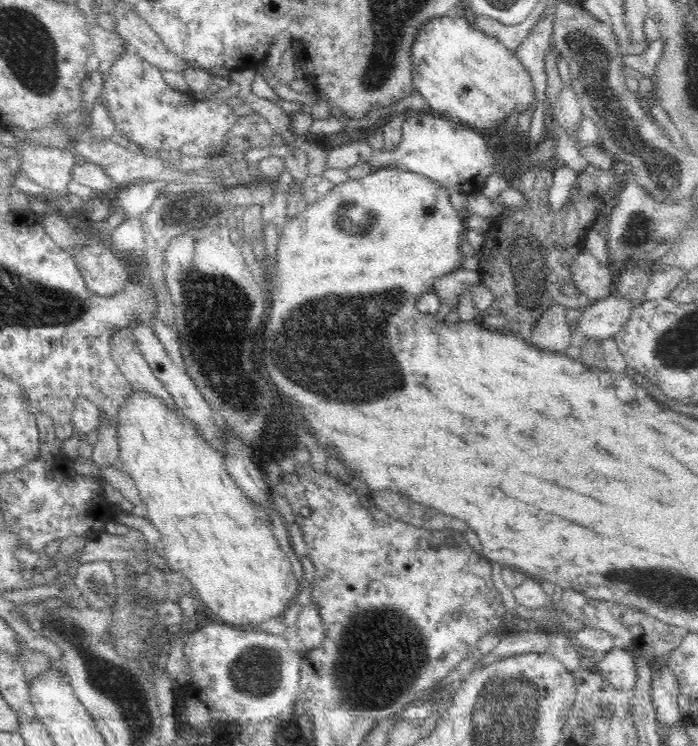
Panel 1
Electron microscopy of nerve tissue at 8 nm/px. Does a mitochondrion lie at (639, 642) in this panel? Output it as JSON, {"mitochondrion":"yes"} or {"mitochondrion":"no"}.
{"mitochondrion":"no"}

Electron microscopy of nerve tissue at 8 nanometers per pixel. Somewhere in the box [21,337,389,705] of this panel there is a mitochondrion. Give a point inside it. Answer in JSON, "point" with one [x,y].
{"point":[257,672]}

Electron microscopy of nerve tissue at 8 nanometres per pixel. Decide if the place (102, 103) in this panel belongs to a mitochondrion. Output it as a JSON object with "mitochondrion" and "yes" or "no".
{"mitochondrion":"no"}

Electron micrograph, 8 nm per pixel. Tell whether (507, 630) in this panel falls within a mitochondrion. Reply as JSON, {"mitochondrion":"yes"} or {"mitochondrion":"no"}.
{"mitochondrion":"no"}

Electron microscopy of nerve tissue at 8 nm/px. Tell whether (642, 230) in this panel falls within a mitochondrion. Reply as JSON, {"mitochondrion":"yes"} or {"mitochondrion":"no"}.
{"mitochondrion":"yes"}

